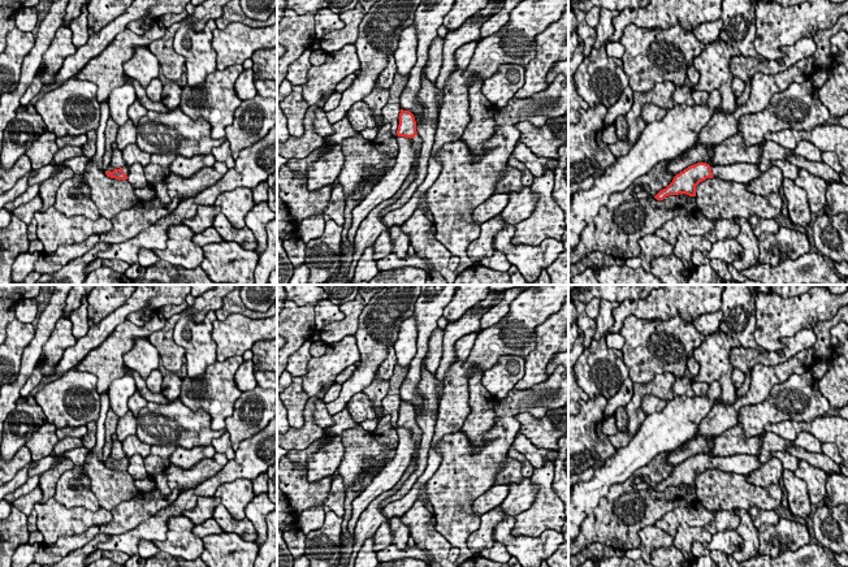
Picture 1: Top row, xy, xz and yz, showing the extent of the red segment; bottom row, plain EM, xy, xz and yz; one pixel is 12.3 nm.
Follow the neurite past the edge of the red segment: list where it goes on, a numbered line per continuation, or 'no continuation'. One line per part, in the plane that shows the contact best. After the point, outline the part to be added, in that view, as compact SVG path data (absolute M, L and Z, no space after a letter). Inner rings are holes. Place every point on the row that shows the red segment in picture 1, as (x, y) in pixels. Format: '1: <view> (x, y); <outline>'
1: xz (409, 148); M397 137L398 155L393 168L386 172L382 179L375 185L371 192L352 209L352 222L347 231L349 242L354 242L358 228L362 221L375 209L380 203L390 199L404 183L408 177L412 164L421 148L421 138Z

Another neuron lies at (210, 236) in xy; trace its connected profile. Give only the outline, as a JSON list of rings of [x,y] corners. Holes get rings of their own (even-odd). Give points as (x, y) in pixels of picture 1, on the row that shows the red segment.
[[[211,226],[204,231],[195,233],[192,237],[192,242],[200,247],[209,243],[221,243],[224,242],[221,235]]]

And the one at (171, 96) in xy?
[[[168,82],[163,87],[161,103],[168,109],[174,109],[179,105],[182,88],[177,82]]]

